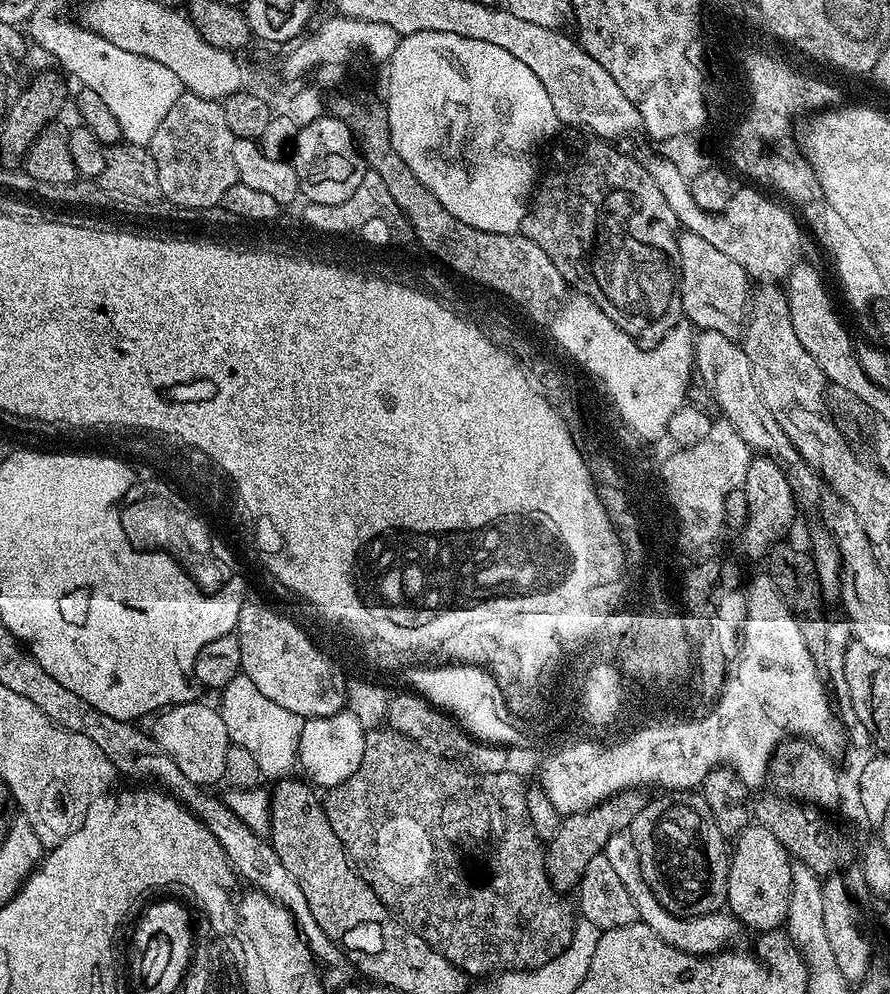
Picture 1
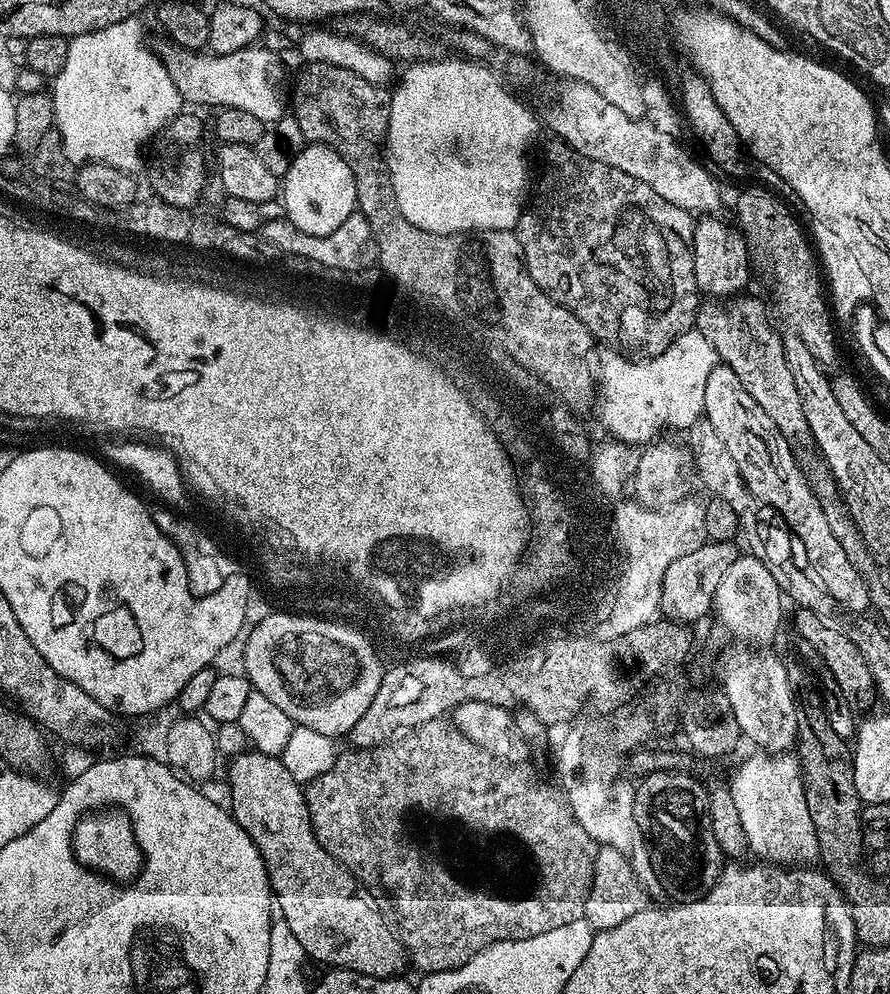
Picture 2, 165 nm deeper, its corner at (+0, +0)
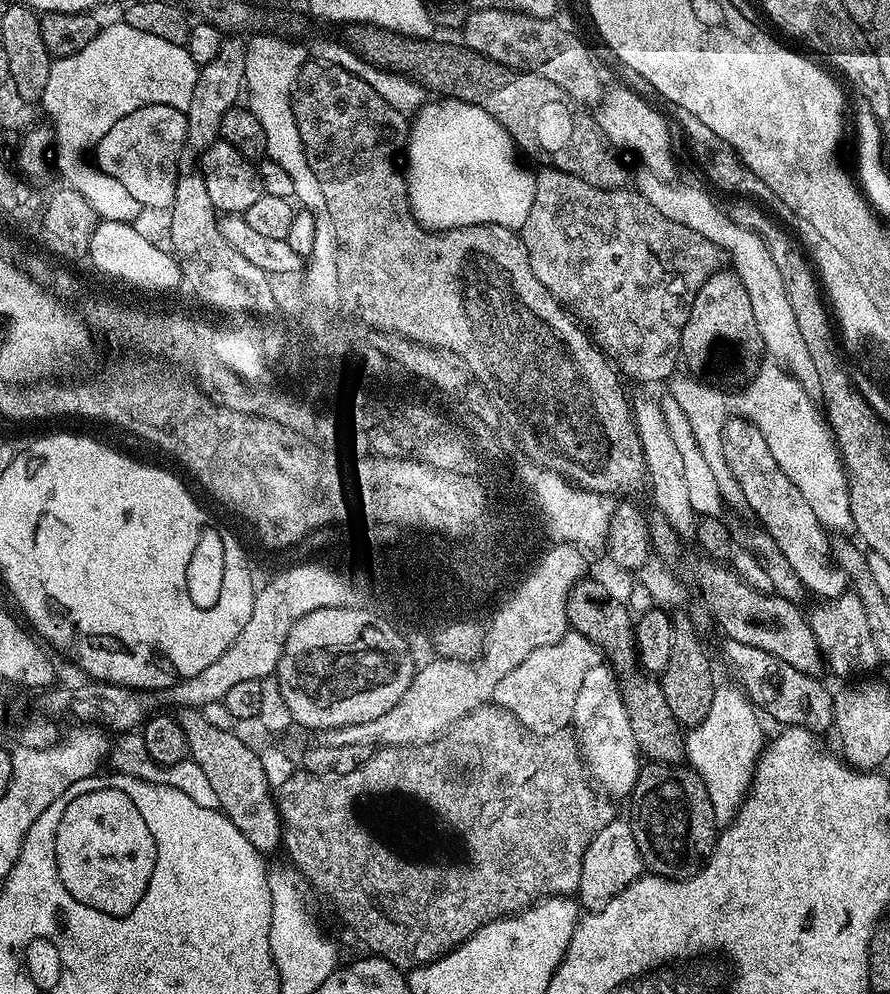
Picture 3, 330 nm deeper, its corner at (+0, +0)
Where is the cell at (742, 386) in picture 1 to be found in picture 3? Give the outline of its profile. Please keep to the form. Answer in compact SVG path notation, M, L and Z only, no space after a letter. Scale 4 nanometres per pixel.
M728 418L720 429L720 451L723 463L726 468L728 464L732 471L745 502L761 520L762 528L774 538L805 589L824 600L841 596L850 583L847 574L832 559L829 533L820 525L818 518L814 518L814 510L810 510L806 498L798 494L798 486L794 486L794 482L790 482L790 478L786 478L774 462L770 446L766 446L766 438L762 438L760 431L749 420Z

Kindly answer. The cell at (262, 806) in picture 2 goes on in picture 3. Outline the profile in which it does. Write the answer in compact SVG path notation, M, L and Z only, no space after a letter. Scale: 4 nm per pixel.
M180 708L175 713L176 720L186 734L188 754L202 771L220 803L219 811L228 817L238 830L257 848L261 854L269 854L282 844L280 812L276 808L274 788L262 770L260 752L252 749L235 731L217 730L212 723L202 718L199 708Z

